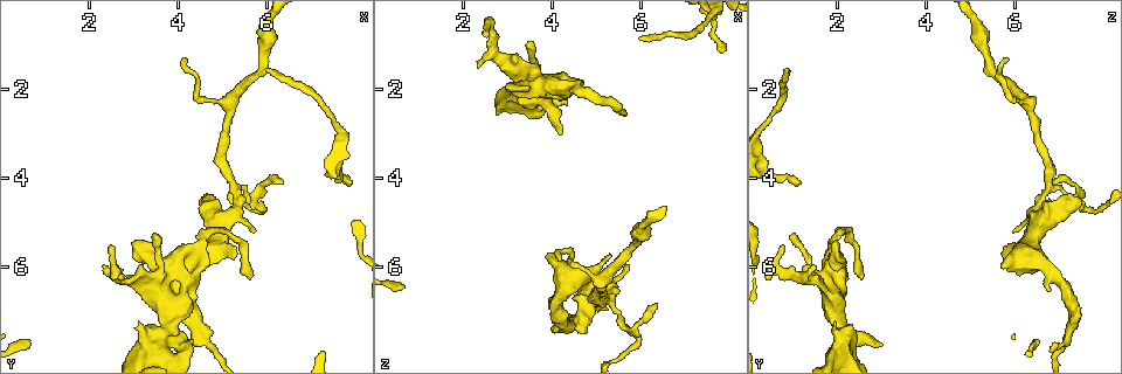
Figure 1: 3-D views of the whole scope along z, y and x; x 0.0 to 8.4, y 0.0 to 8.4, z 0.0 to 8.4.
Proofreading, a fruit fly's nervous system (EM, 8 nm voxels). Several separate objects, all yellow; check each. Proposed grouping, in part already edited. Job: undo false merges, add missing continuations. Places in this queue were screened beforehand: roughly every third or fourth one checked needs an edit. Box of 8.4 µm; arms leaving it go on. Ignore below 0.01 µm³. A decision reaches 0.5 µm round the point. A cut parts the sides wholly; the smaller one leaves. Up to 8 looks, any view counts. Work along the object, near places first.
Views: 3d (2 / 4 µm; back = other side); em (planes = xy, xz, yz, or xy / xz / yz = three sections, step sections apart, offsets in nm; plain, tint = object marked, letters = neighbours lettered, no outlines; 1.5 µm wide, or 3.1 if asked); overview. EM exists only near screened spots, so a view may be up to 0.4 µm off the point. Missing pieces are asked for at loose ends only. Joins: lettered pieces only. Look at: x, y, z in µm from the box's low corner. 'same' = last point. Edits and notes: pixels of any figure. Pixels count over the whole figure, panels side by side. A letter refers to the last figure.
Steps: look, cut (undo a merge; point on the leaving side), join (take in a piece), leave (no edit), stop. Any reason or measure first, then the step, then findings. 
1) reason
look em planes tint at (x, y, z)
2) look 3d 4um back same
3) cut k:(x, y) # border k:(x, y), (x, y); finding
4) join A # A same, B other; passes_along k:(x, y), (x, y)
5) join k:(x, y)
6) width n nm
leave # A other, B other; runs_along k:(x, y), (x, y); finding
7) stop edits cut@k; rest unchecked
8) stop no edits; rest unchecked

sudden change in width
look 3d 4um at (3.55, 7.90, 2.10)

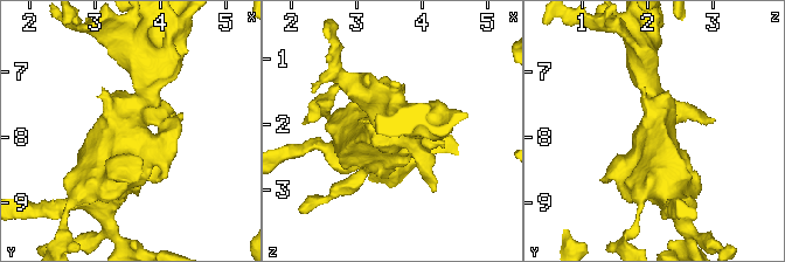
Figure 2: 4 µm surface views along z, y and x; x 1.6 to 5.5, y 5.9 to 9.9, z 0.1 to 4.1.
look em xz step 8 letters at (3.60, 7.90, 2.15)

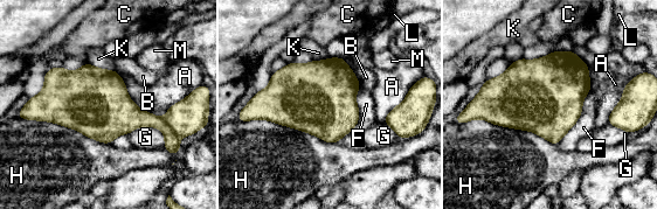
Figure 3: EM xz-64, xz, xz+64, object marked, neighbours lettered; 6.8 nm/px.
longest_contact H 600 nm
leave # A other, B other, C other, F other, G other, H other, K other, L other, M other; border 3:(592, 90), (576, 123), (557, 144); continuous, no second neuron

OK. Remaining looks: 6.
tapers out
look em planes tint at (5.60, 6.30, 2.60)

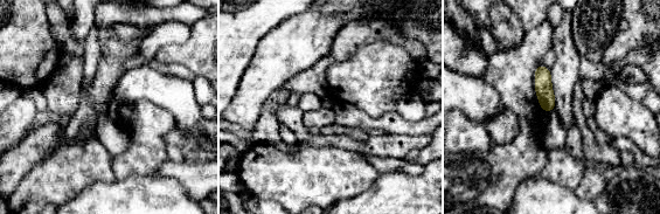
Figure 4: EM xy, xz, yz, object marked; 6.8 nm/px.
look em planes letters same

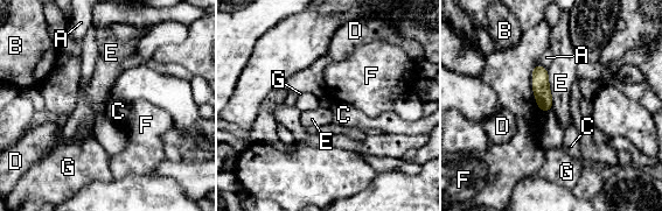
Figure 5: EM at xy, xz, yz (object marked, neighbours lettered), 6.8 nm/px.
longest_contact F 360 nm
leave # A other, B other, C other, D other, E other, F other, G other; no lettered piece goes on from it

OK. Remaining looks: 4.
thin end
look 3d 4um at (7.80, 4.15, 1.20)

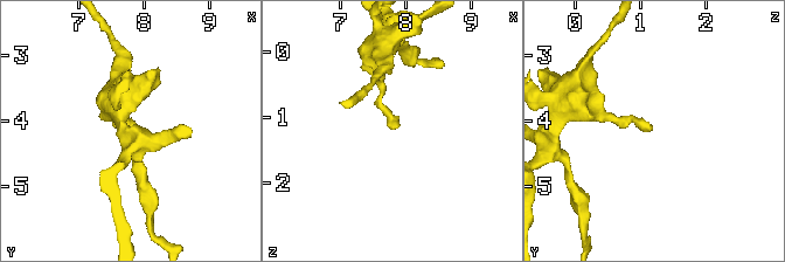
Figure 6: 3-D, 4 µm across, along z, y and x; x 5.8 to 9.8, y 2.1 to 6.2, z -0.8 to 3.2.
look em xy step 8 letters at (7.75, 4.10, 1.15)

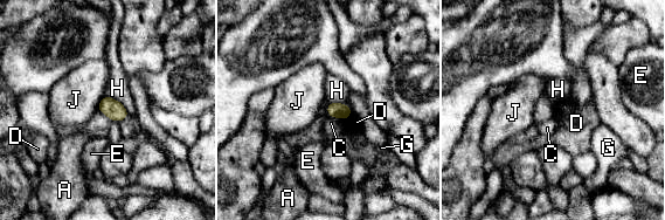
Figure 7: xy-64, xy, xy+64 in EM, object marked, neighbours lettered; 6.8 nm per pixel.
another direction
look em planes letters same

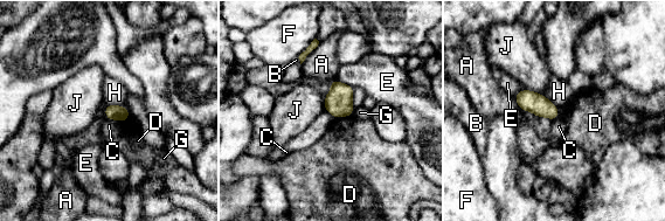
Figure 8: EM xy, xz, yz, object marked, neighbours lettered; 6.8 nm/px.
longest_contact A 190 nm
leave # A other, B other, C other, D other, E other, F other, G other, H other, J other; none of them fits

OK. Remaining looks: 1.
stop no edits; rest unchecked

